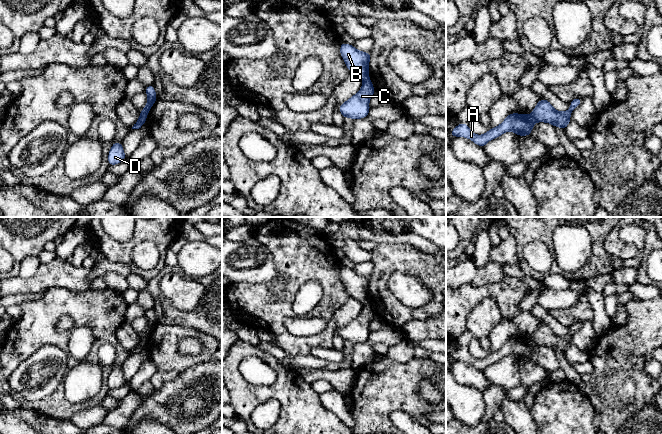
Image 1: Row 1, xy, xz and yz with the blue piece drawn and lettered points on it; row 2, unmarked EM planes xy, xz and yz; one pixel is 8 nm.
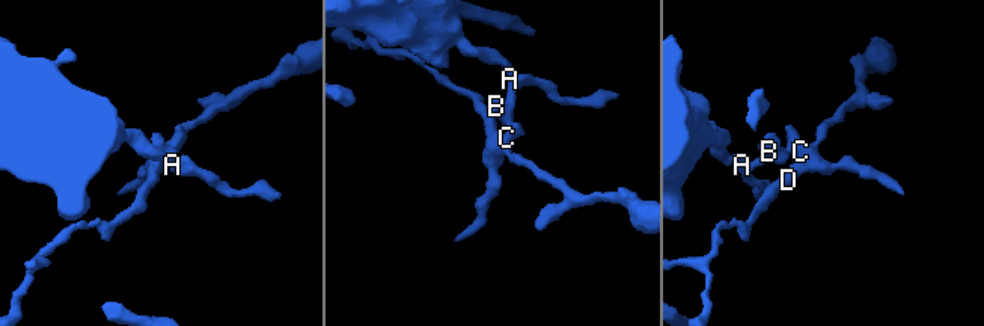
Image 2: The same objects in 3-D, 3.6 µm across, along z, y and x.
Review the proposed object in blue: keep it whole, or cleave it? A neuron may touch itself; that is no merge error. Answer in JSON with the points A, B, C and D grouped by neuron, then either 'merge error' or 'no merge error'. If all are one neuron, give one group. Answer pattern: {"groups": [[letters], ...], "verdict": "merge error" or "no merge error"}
{"groups": [["A", "B"], ["C", "D"]], "verdict": "merge error"}

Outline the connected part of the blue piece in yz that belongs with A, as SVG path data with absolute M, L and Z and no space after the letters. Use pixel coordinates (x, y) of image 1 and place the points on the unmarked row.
M510 337L504 345L488 354L484 359L476 359L471 356L468 347L460 347L451 356L451 361L465 361L473 365L479 371L484 371L492 363L498 362L507 355L512 355L520 360L530 360L535 348L531 339Z

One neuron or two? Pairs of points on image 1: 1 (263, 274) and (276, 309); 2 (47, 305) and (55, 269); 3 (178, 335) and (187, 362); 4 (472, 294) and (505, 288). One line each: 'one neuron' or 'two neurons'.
1: two neurons
2: two neurons
3: one neuron
4: one neuron

